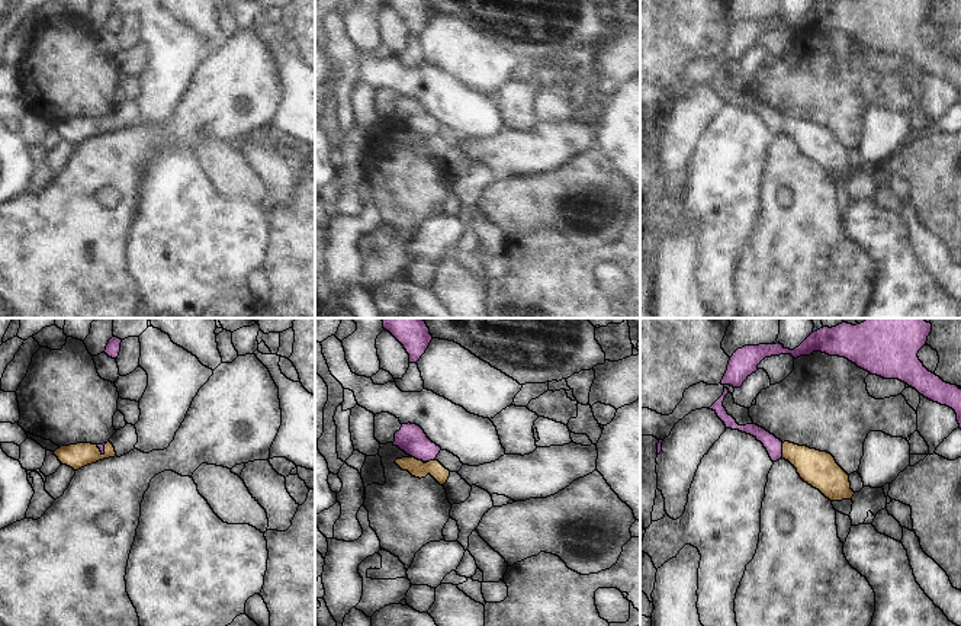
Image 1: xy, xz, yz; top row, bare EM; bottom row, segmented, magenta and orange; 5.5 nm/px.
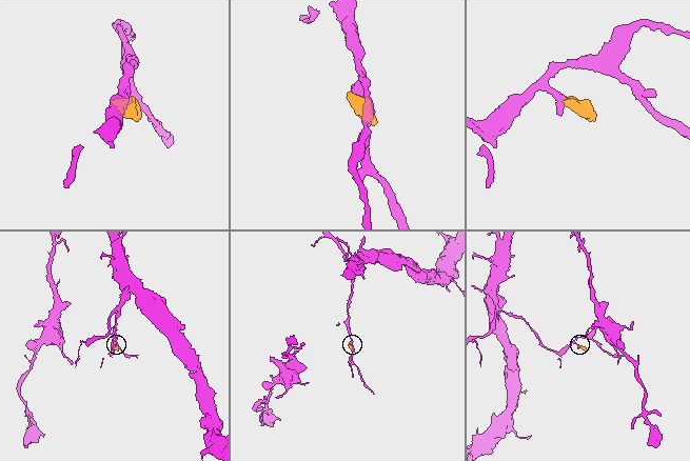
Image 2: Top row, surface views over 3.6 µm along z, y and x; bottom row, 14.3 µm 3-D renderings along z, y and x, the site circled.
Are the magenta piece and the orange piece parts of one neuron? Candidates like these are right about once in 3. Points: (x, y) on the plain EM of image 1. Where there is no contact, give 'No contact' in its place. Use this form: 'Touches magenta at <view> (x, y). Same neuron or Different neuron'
Touches magenta at yz (781, 125). Different neuron

